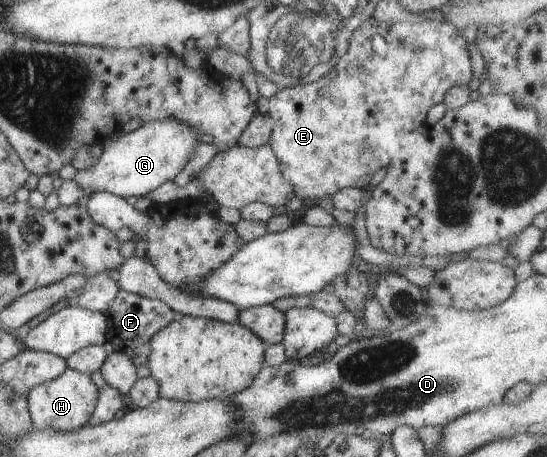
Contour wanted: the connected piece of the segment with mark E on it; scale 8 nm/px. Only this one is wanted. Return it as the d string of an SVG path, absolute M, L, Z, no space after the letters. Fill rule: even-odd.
M372 17L356 27L348 43L348 51L326 75L310 83L280 88L268 100L267 114L273 126L267 145L280 163L282 177L292 185L293 195L302 201L321 200L346 187L362 190L374 171L392 161L404 135L425 123L426 111L442 103L450 87L472 79L467 42L461 31L449 23L426 18L416 19L416 23L378 22ZM372 35L384 39L384 55L372 50Z

